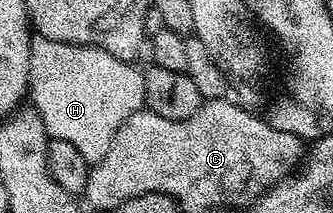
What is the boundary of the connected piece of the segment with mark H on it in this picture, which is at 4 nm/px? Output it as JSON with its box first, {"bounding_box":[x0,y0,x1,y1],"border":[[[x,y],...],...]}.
{"bounding_box":[28,34,144,164],"border":[[[33,34],[30,45],[30,77],[28,89],[31,106],[42,117],[42,125],[49,136],[62,141],[70,141],[86,157],[88,164],[102,161],[110,150],[110,141],[118,133],[121,125],[132,114],[144,107],[144,71],[136,68],[135,62],[119,59],[106,53],[101,47],[83,47],[62,41],[50,41],[46,37]]]}

